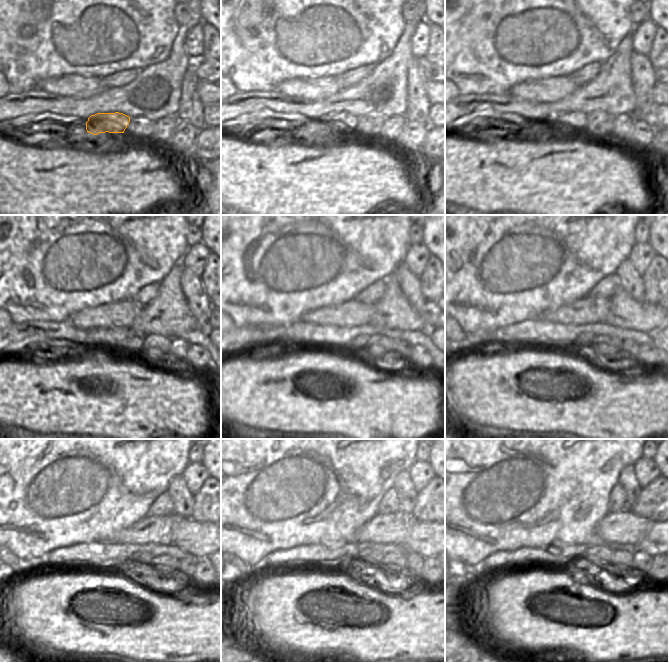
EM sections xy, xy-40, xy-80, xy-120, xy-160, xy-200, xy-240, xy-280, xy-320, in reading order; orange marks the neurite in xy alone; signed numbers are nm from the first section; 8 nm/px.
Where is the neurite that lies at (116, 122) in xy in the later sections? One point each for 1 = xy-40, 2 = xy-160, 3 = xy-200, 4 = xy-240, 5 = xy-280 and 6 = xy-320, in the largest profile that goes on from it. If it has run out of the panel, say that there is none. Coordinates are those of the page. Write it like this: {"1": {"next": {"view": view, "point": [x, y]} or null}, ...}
{"1": {"next": {"view": "xy-40", "point": [343, 120]}}, "2": {"next": {"view": "xy-160", "point": [358, 344]}}, "3": {"next": {"view": "xy-200", "point": [583, 341]}}, "4": {"next": {"view": "xy-240", "point": [139, 560]}}, "5": {"next": {"view": "xy-280", "point": [368, 557]}}, "6": {"next": {"view": "xy-320", "point": [595, 555]}}}

